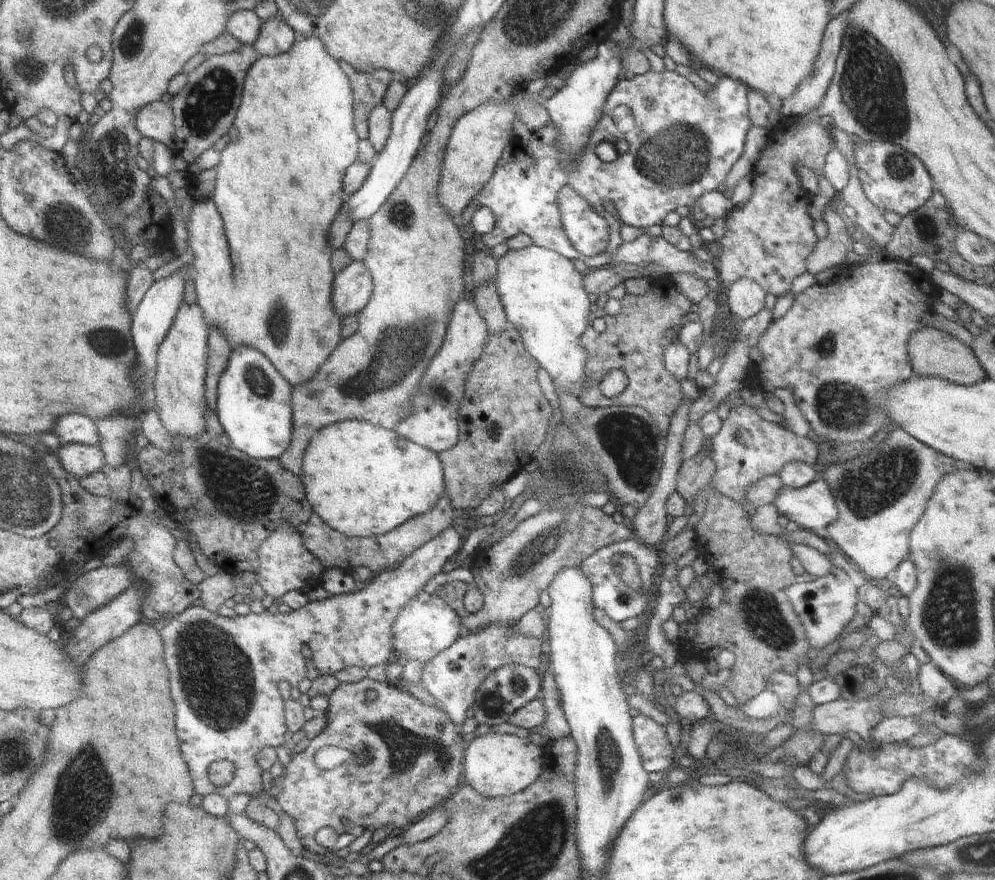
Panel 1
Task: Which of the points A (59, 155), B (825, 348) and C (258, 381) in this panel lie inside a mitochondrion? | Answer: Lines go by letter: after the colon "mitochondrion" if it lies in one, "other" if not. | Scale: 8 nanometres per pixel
A: other
B: mitochondrion
C: mitochondrion

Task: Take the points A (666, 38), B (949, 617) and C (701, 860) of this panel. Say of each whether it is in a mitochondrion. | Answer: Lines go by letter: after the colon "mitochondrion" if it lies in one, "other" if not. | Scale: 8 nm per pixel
A: other
B: mitochondrion
C: other

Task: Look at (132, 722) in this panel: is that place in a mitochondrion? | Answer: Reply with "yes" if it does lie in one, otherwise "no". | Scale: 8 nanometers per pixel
no

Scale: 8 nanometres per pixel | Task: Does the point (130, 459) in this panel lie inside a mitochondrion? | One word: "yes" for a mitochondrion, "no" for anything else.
no

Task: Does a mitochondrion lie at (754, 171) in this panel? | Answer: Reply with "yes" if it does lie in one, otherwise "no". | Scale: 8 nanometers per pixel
no

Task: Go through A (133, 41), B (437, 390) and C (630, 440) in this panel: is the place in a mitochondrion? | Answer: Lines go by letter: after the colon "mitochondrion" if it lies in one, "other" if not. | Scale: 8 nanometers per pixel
A: mitochondrion
B: mitochondrion
C: mitochondrion

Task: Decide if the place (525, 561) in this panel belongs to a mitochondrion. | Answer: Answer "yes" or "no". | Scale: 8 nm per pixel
yes

